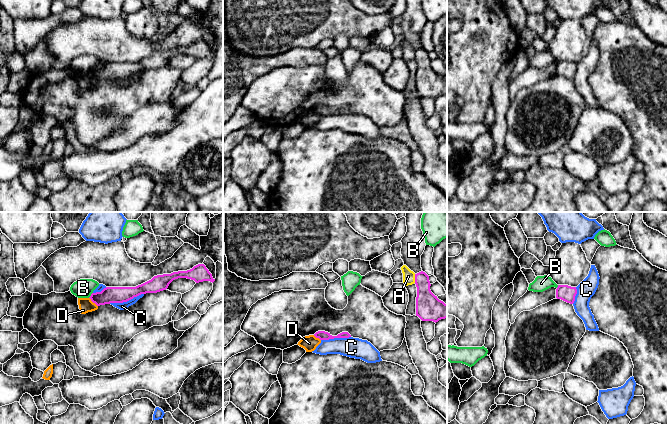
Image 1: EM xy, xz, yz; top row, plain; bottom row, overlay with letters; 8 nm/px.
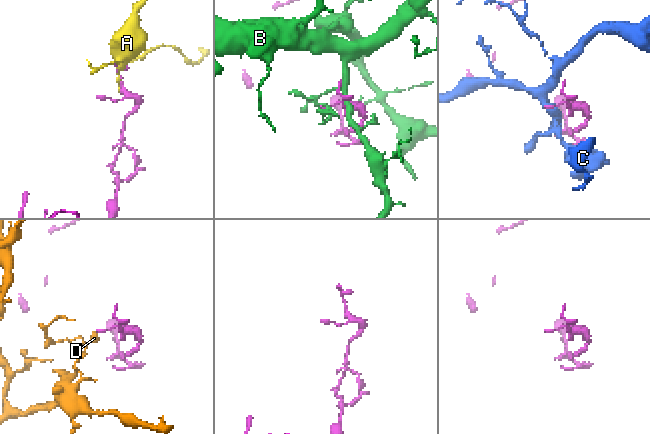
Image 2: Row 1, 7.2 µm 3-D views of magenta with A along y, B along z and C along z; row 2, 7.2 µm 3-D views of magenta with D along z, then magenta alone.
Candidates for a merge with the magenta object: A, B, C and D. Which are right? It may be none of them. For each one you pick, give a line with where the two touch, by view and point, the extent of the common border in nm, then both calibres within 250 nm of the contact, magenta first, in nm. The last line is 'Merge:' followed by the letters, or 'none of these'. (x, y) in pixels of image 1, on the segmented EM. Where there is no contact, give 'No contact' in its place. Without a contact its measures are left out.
Merge: none of these

